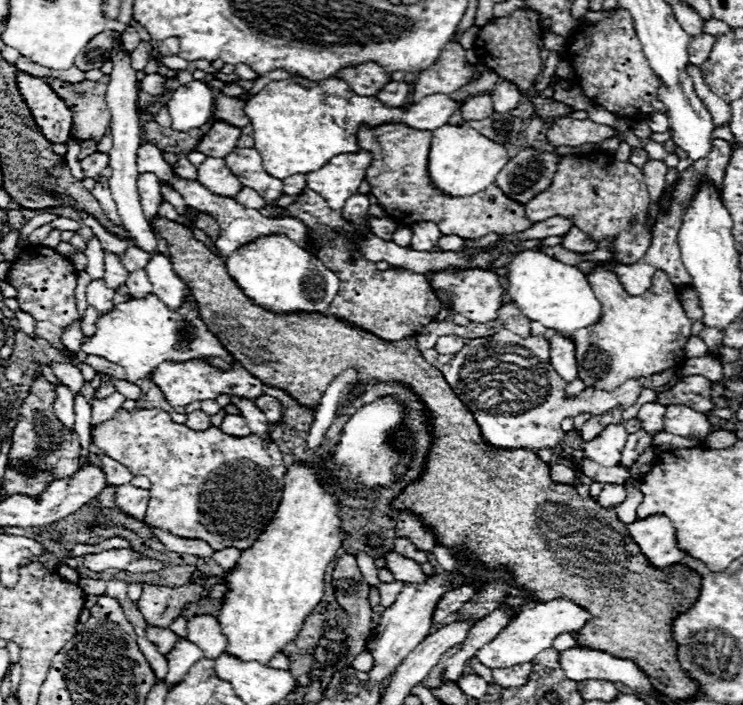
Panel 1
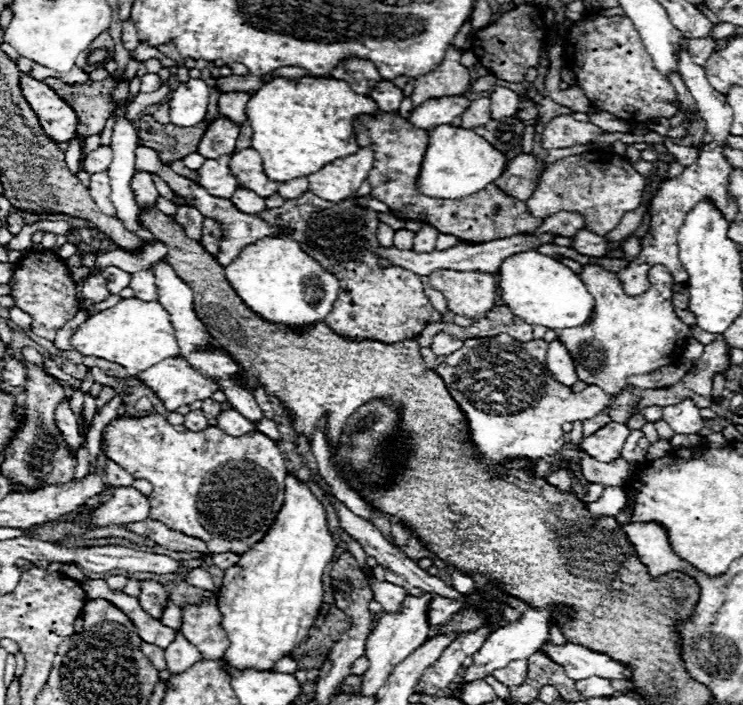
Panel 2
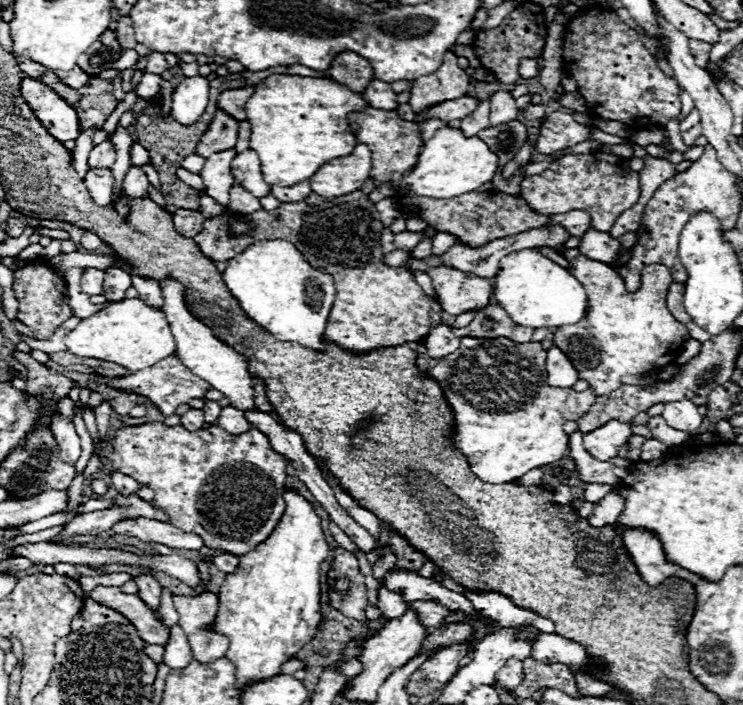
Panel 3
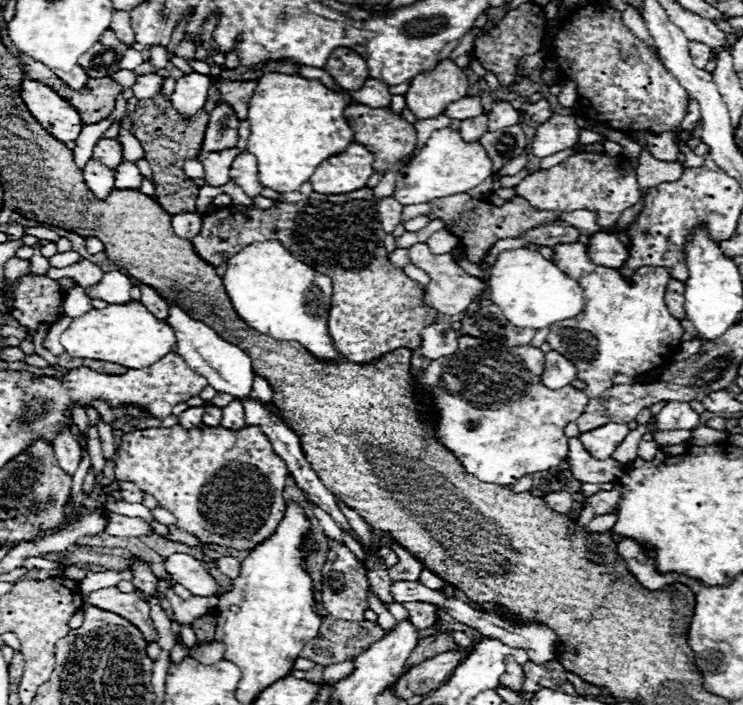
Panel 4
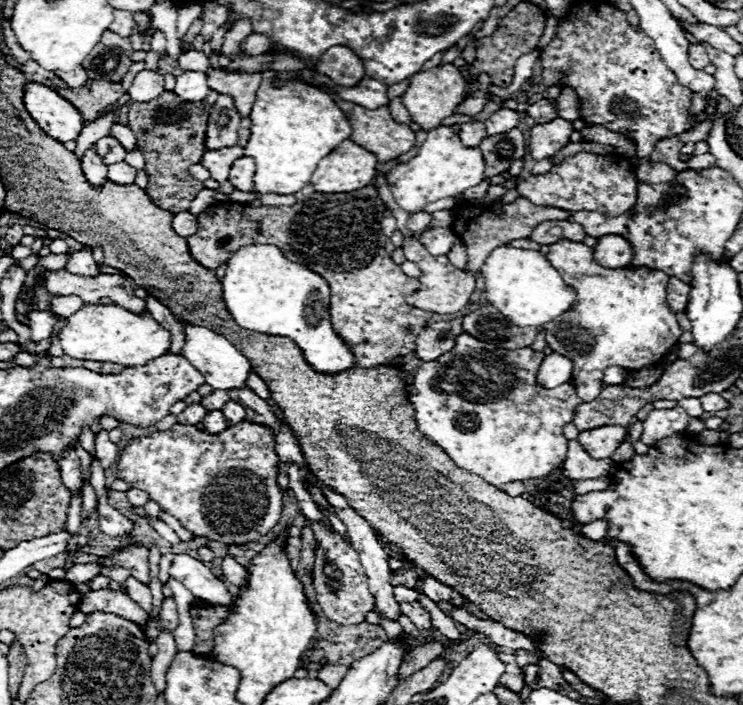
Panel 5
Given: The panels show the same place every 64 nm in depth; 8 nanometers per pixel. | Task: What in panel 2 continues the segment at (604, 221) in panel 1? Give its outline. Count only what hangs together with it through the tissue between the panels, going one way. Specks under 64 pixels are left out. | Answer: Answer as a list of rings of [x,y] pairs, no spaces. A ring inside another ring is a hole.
[[[596,152],[592,156],[574,154],[550,164],[538,178],[538,188],[526,200],[532,216],[548,218],[554,212],[580,212],[586,218],[586,230],[606,236],[618,226],[624,212],[634,210],[644,194],[644,176],[632,164],[612,152]],[[628,238],[628,240],[622,244],[622,252],[624,252],[624,258],[626,258],[628,262],[632,262],[632,260],[638,256],[638,252],[640,252],[640,240],[638,240],[638,238]]]

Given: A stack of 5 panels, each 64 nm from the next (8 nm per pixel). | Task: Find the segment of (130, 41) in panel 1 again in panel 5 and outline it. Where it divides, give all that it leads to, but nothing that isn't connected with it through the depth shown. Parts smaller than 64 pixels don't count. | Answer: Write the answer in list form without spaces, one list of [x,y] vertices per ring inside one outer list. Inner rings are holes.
[[[114,10],[114,22],[110,24],[110,30],[120,36],[130,36],[134,28],[134,14],[126,10]]]

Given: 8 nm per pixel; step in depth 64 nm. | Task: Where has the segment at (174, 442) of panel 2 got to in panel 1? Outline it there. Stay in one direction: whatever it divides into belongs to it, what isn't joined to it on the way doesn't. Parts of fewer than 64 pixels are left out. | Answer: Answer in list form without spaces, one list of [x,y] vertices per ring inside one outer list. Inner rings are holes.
[[[160,408],[150,410],[118,410],[112,420],[100,424],[94,432],[94,442],[112,460],[126,466],[134,476],[146,476],[152,482],[150,502],[144,522],[164,528],[182,538],[198,538],[210,544],[214,552],[222,548],[248,550],[266,530],[274,512],[280,506],[284,492],[286,466],[282,462],[282,452],[272,440],[260,436],[234,438],[226,436],[220,428],[212,426],[202,432],[194,432],[184,424],[174,424],[168,412]]]

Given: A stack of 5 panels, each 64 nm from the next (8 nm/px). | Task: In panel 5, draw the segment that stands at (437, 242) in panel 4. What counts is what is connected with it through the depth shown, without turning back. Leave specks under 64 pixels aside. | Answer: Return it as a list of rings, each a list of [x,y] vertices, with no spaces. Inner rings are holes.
[[[430,228],[430,230],[422,232],[422,236],[420,236],[420,242],[426,244],[426,250],[432,256],[444,256],[444,254],[448,254],[450,248],[452,248],[452,244],[456,240],[458,238],[448,228]]]

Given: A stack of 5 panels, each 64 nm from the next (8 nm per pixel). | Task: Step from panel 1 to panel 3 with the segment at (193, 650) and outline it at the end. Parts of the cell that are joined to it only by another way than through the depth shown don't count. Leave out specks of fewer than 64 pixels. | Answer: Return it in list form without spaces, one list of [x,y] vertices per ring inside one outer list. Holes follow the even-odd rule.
[[[180,626],[170,628],[170,642],[166,644],[164,662],[170,668],[184,668],[192,662],[192,648],[184,636],[184,630]]]

